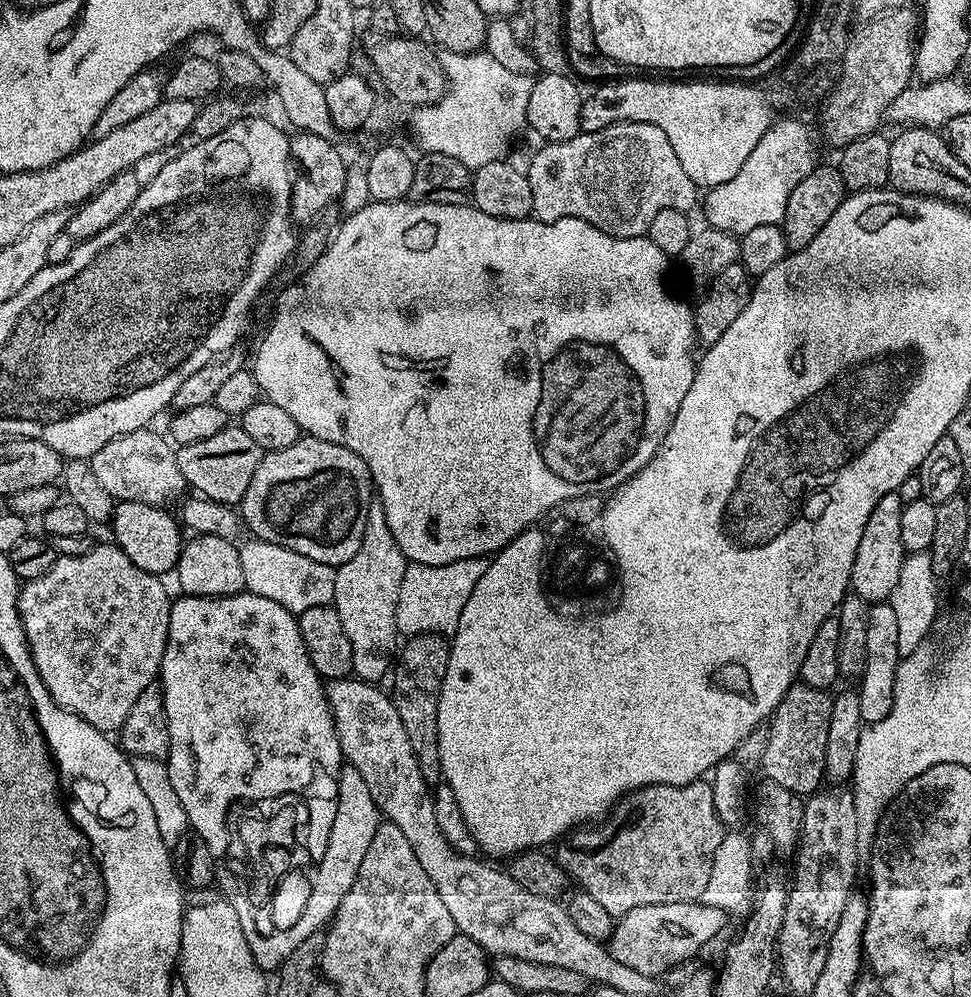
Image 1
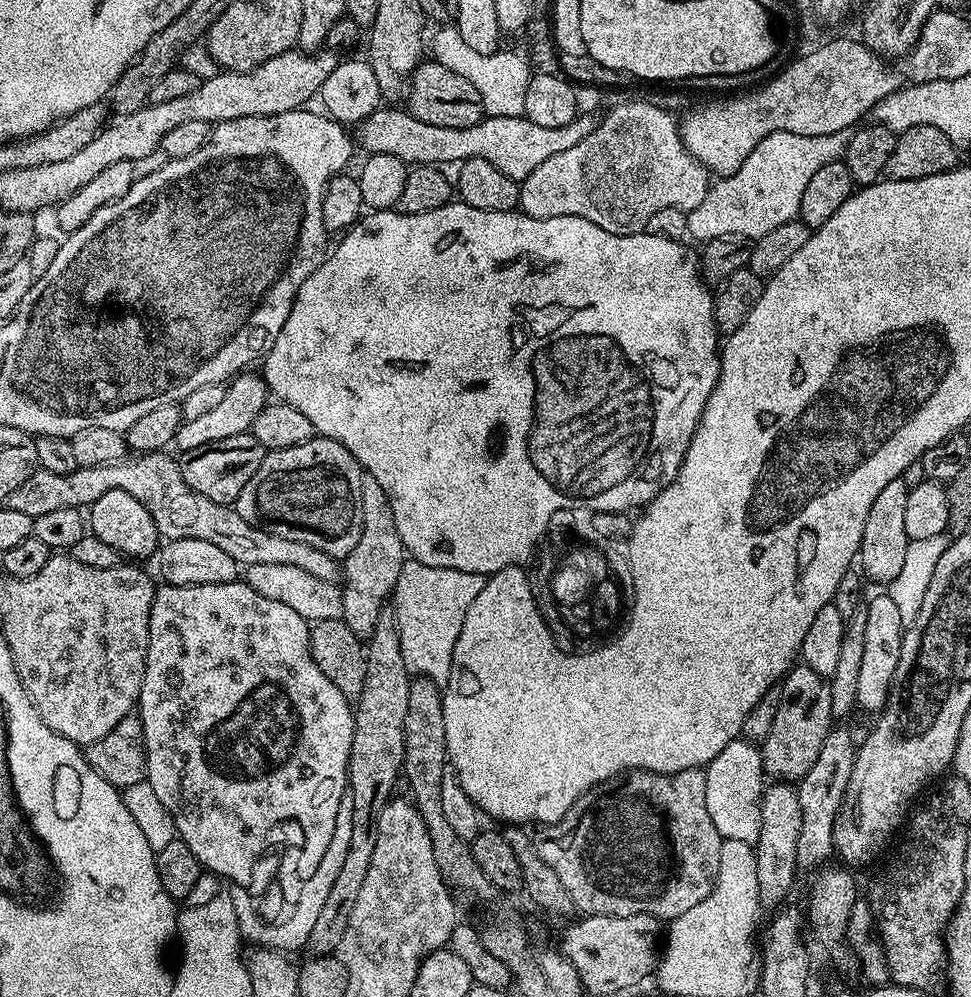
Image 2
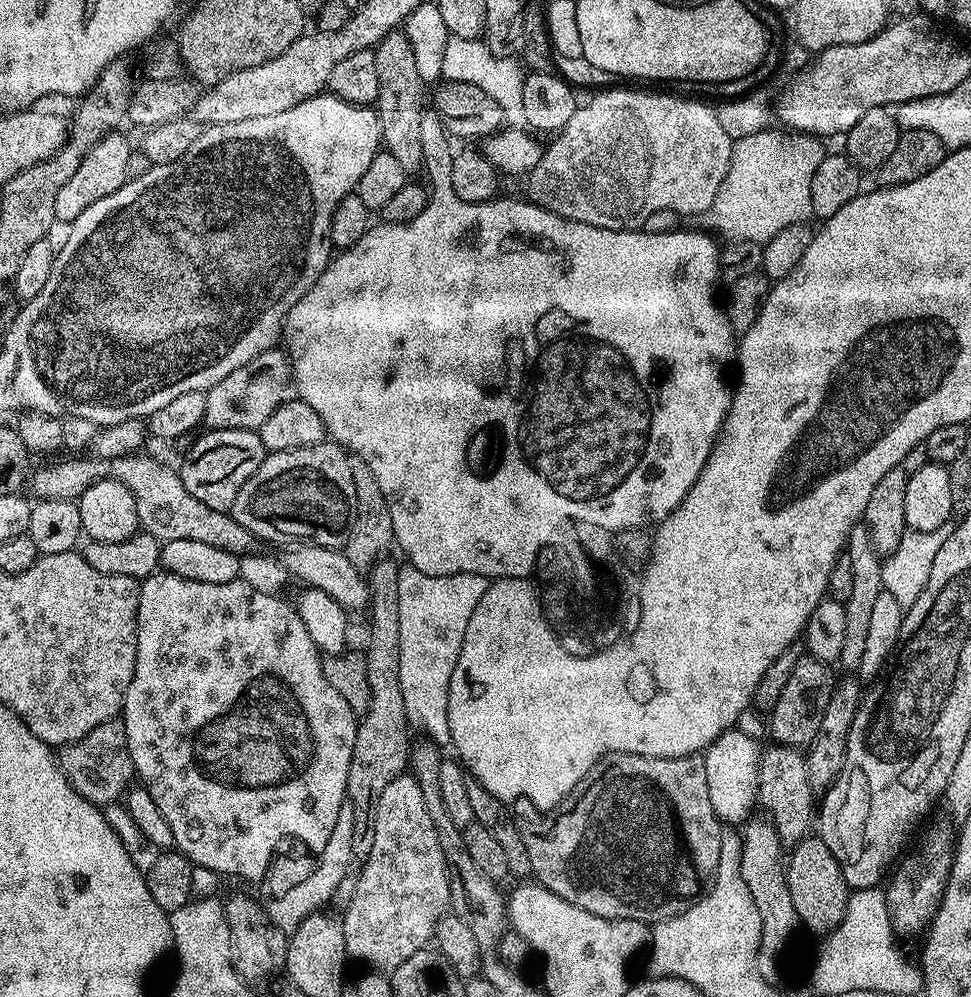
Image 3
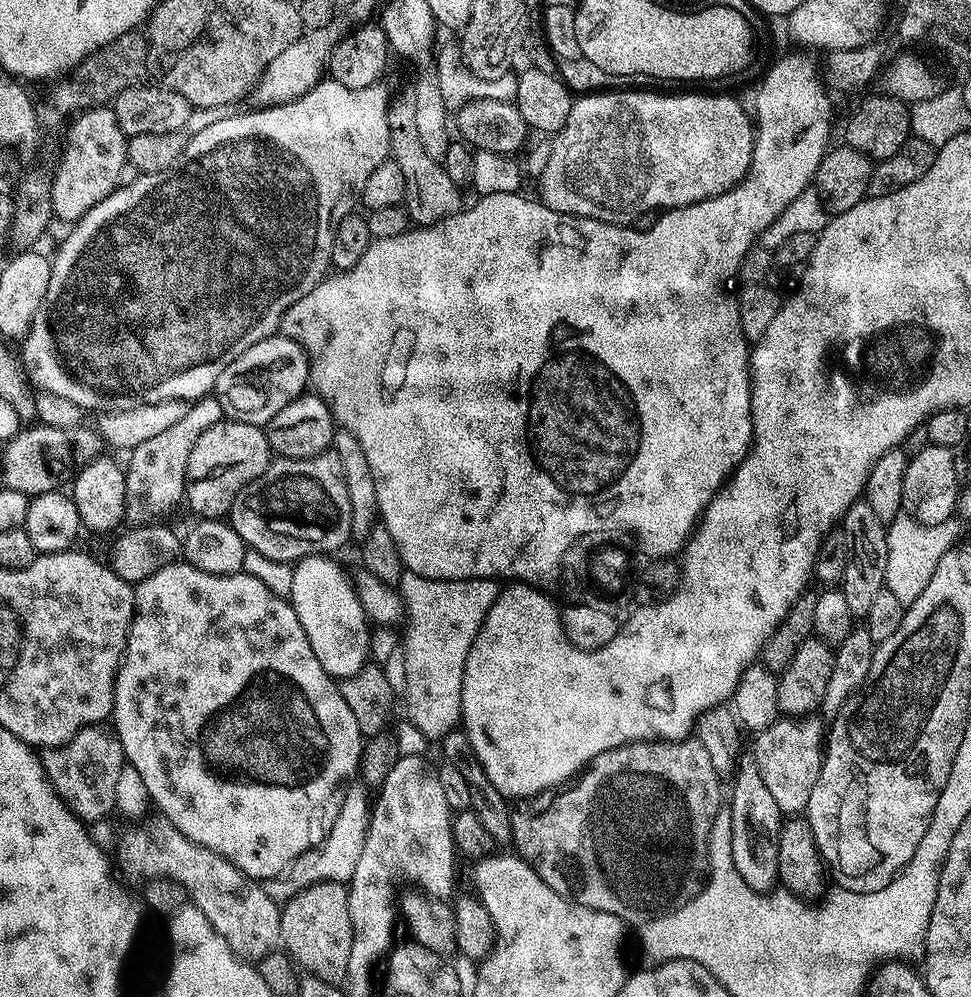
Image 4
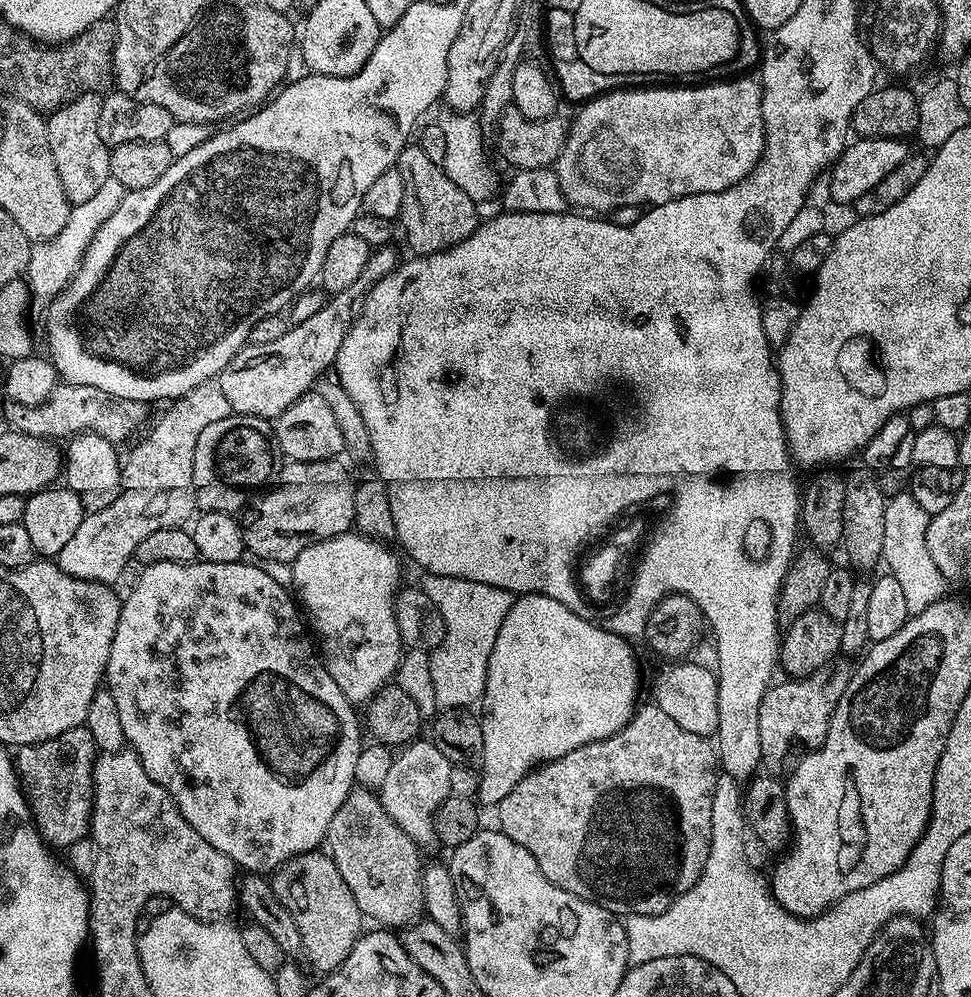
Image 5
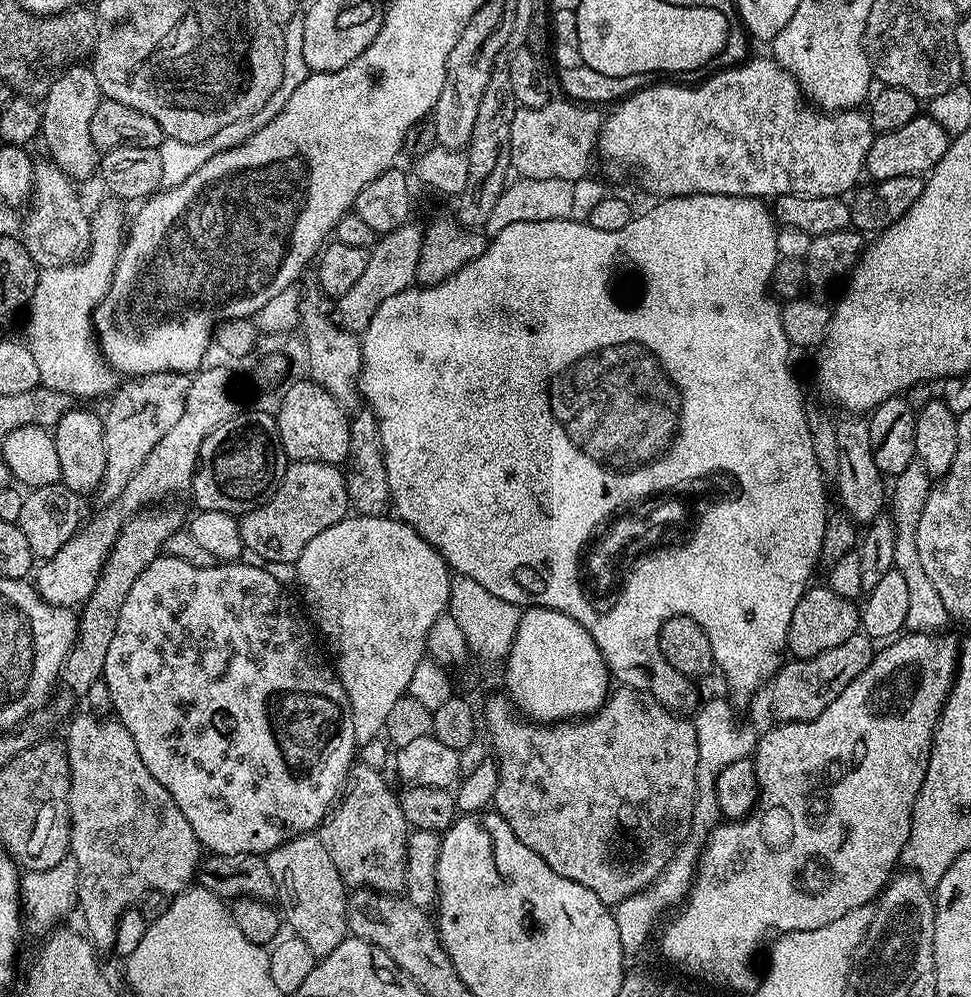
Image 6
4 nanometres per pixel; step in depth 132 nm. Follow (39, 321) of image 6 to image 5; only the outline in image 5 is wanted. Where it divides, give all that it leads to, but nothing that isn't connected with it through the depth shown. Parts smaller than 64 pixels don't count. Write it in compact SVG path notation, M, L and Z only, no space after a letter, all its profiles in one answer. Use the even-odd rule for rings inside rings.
M109 178L106 182L102 182L101 189L89 201L75 204L69 209L66 225L53 240L33 245L26 282L29 291L38 302L40 300L42 304L51 303L57 294L69 284L94 234L100 229L102 222L106 222L106 219L118 210L127 191L128 189L122 186L122 182L117 180Z

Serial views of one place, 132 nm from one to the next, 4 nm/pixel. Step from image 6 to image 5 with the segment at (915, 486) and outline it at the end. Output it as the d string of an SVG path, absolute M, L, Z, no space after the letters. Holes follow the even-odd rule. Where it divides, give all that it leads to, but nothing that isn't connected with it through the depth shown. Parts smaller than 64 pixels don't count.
M901 490L887 497L886 530L882 534L883 563L888 563L887 571L902 586L902 595L906 597L906 610L915 614L926 610L936 600L945 599L946 581L942 570L938 570L926 536L930 514L922 510L918 498L912 496L911 491Z

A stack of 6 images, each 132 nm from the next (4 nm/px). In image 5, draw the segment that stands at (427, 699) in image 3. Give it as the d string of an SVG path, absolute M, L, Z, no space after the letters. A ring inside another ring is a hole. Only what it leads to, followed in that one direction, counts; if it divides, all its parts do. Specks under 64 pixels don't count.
M449 576L423 577L422 591L427 603L434 607L435 615L442 618L444 623L444 640L431 649L428 661L430 662L430 679L434 681L434 698L440 708L466 708L476 703L484 695L486 684L486 670L490 662L490 654L494 650L494 638L498 638L498 630L502 630L502 621L506 614L510 614L510 606L514 599L513 593L502 590L498 586L486 586L486 582L470 582L462 578Z

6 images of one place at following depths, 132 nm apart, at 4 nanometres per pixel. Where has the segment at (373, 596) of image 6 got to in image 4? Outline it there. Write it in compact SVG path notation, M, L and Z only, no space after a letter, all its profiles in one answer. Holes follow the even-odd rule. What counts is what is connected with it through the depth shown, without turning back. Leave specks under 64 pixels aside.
M308 554L305 560L295 561L290 603L294 614L298 614L298 622L302 622L302 630L306 630L306 639L310 641L310 650L314 650L314 658L322 662L322 670L326 670L337 681L341 681L358 674L365 664L369 663L368 651L372 648L373 629L356 593L353 577L347 576L332 560L335 559L324 554Z

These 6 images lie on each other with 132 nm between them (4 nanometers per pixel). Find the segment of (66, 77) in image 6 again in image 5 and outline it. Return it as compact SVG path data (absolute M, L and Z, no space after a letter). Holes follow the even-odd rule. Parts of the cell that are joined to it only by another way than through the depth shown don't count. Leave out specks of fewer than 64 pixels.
M84 92L68 104L56 109L47 117L50 134L50 150L54 154L54 166L62 178L62 190L66 190L69 205L87 202L112 174L110 145L100 131L102 96L100 92Z

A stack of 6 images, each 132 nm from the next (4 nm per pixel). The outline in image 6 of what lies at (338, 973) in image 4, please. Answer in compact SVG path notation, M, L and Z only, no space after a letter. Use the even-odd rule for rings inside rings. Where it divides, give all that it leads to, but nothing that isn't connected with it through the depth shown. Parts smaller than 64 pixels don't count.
M319 835L295 836L267 853L266 859L276 883L276 900L282 909L283 919L287 927L288 924L292 927L289 929L294 935L310 946L313 957L323 958L345 943L349 935L349 893L338 874L338 866L334 866L330 854L326 854L326 846L322 846Z

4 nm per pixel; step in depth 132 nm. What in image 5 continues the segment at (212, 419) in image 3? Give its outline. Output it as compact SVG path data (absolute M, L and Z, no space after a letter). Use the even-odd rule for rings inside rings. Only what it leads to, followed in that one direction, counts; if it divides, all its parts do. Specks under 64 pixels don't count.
M392 246L375 249L368 260L366 270L362 270L362 278L358 278L358 282L354 282L354 286L350 286L346 290L335 293L335 295L327 301L324 308L296 322L300 324L293 323L291 327L289 327L288 332L282 335L282 338L261 345L248 342L240 349L240 353L221 370L218 377L220 385L222 386L222 394L226 394L226 402L231 406L235 415L257 416L263 420L272 420L283 414L286 410L286 406L290 406L299 396L309 391L309 389L315 385L316 381L335 365L336 355L344 341L344 333L347 332L350 327L350 321L357 311L358 302L363 301L368 291L372 289L383 276L390 274L397 268L398 259L396 260L396 252L394 249L395 247Z

